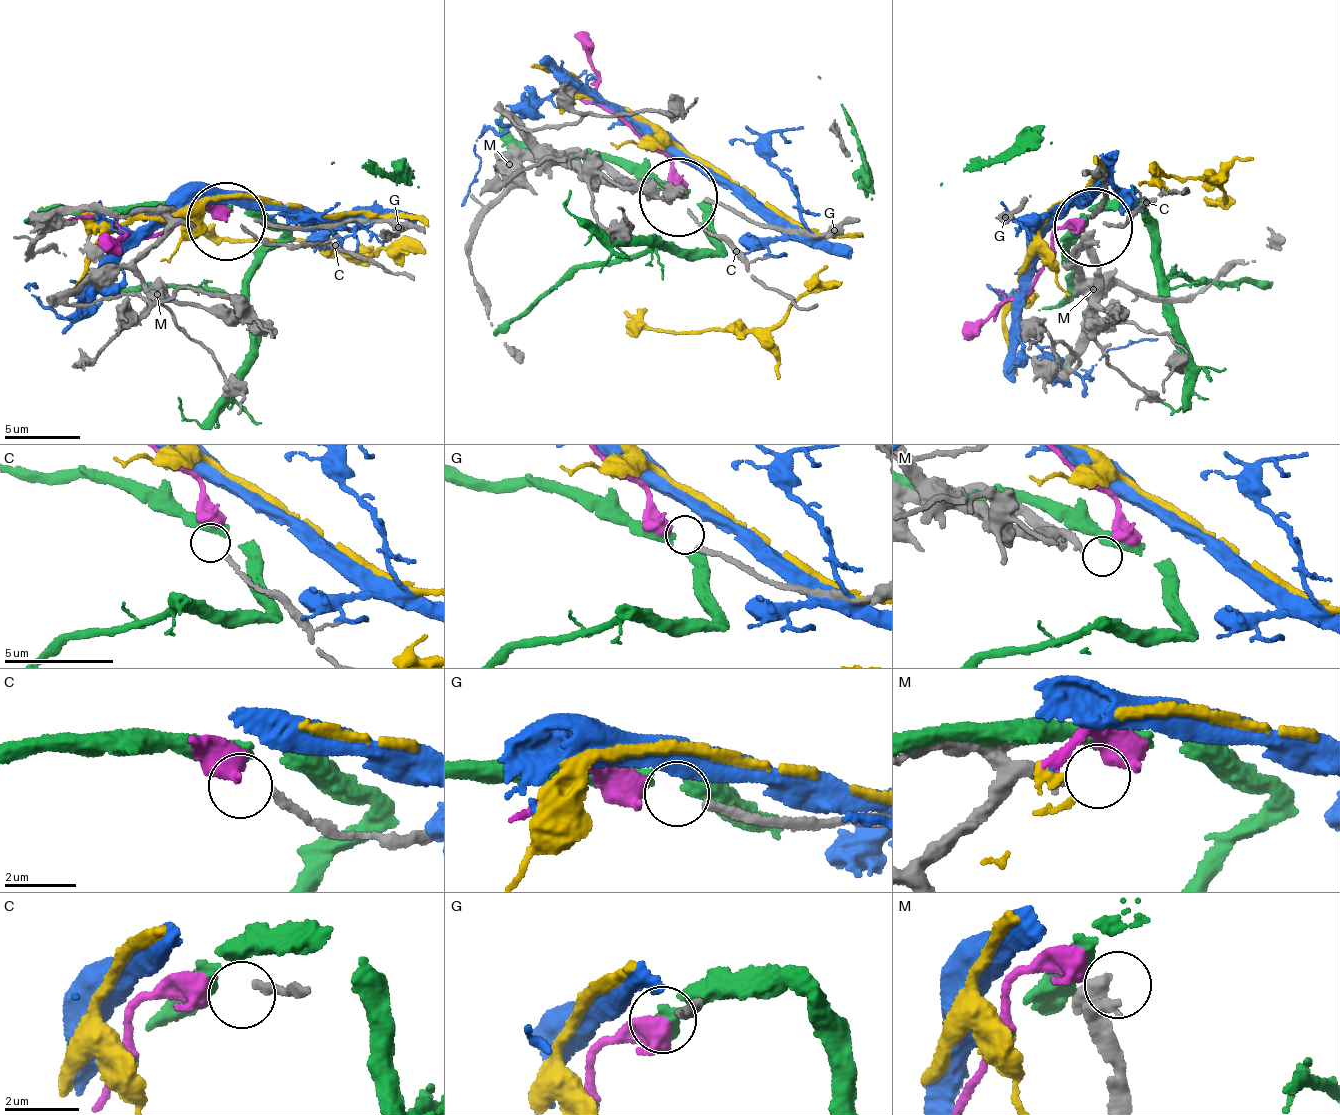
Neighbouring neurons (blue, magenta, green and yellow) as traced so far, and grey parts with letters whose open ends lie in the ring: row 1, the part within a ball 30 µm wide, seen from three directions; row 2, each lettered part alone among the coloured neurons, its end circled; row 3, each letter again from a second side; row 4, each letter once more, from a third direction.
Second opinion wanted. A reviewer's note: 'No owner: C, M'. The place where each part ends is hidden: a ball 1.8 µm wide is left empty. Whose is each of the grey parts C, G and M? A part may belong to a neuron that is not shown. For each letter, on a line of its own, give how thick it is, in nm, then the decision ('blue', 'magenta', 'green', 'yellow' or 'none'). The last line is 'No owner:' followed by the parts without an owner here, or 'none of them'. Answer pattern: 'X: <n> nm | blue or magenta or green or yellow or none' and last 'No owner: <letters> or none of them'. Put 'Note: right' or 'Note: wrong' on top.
Note: right
C: 200 nm | none
G: 240 nm | magenta
M: 280 nm | none
No owner: C, M

